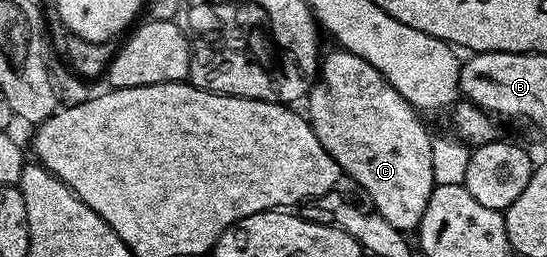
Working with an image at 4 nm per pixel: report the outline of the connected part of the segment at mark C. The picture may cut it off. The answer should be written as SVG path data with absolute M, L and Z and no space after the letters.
M333 50L321 57L318 79L308 93L308 119L316 138L330 157L370 195L373 211L400 230L417 229L436 183L432 168L432 133L422 125L415 107L407 102L364 58L345 50Z

